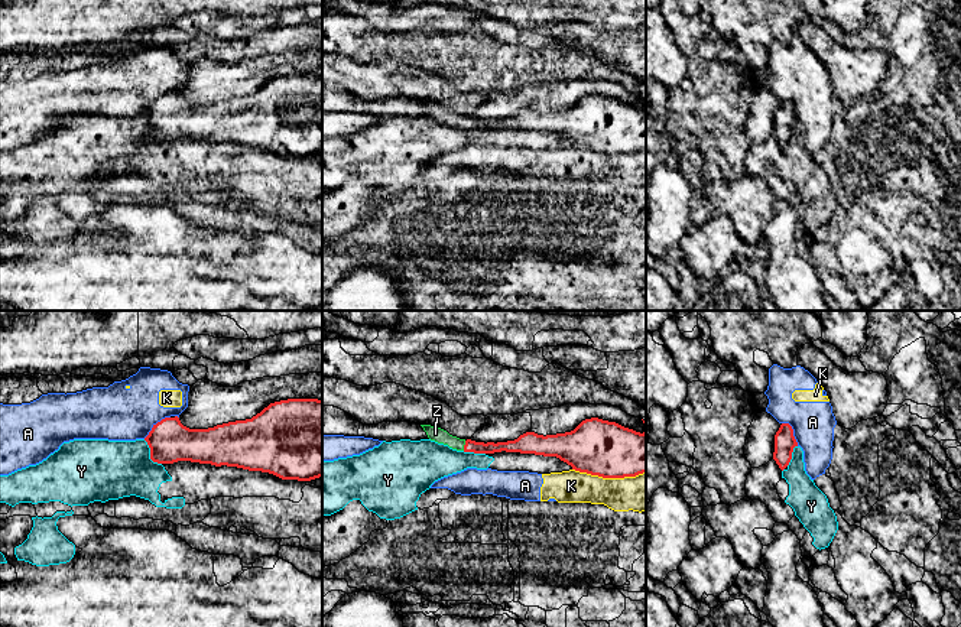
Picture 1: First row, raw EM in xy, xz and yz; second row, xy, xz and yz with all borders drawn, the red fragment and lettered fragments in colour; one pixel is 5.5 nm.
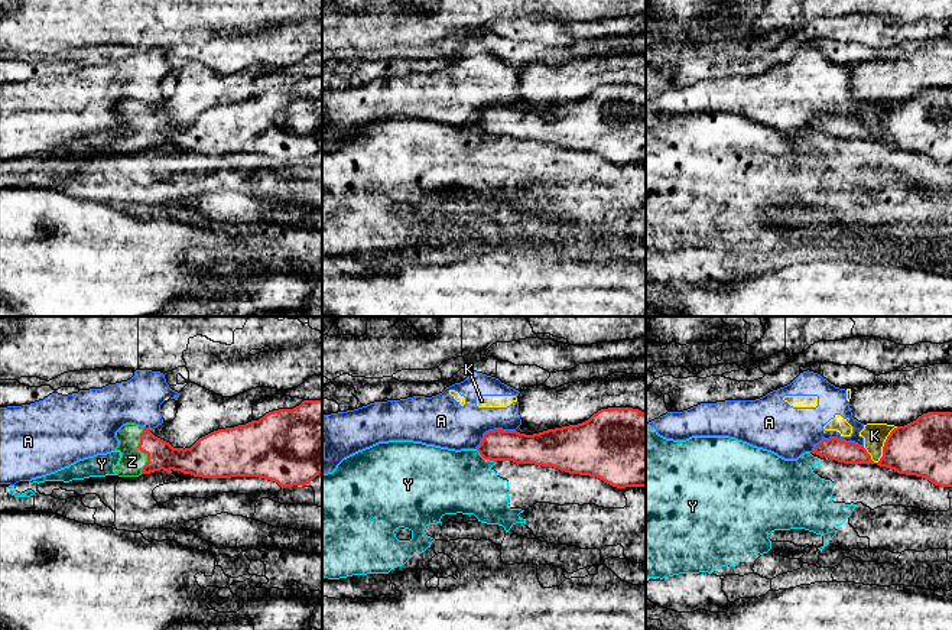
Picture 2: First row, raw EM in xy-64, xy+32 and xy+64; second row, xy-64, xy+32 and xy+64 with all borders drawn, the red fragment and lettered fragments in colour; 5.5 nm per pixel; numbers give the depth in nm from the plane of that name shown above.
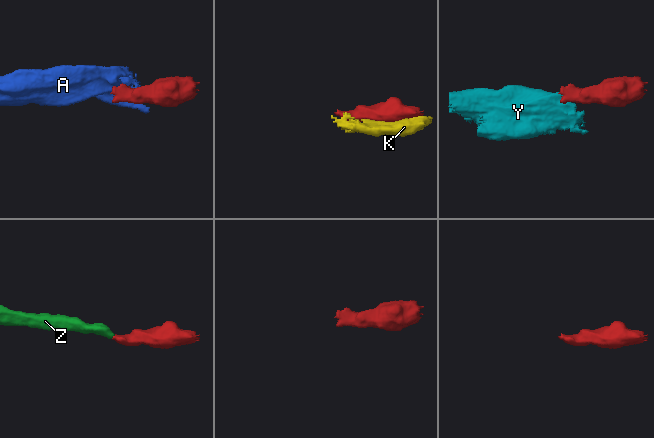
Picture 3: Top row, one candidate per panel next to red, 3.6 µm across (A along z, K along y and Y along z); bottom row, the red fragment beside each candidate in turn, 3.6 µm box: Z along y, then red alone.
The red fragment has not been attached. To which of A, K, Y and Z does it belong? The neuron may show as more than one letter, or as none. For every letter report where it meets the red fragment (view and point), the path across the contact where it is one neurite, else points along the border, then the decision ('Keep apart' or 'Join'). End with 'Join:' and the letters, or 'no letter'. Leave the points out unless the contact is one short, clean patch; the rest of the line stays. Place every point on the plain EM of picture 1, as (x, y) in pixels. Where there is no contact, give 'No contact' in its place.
A: Touches red at xy (155, 101). Boundary: xy (169, 93), (159, 97), (143, 114). Keep apart
K: Touches red at xz (609, 153). Keep apart
Y: Touches red at xy (151, 130). Boundary: xy (143, 116), (149, 124), (149, 133), (161, 140). Keep apart
Z: Touches red at xz (464, 122). Path across: xz (470, 122), (464, 122), (435, 110). Join
Join: Z

